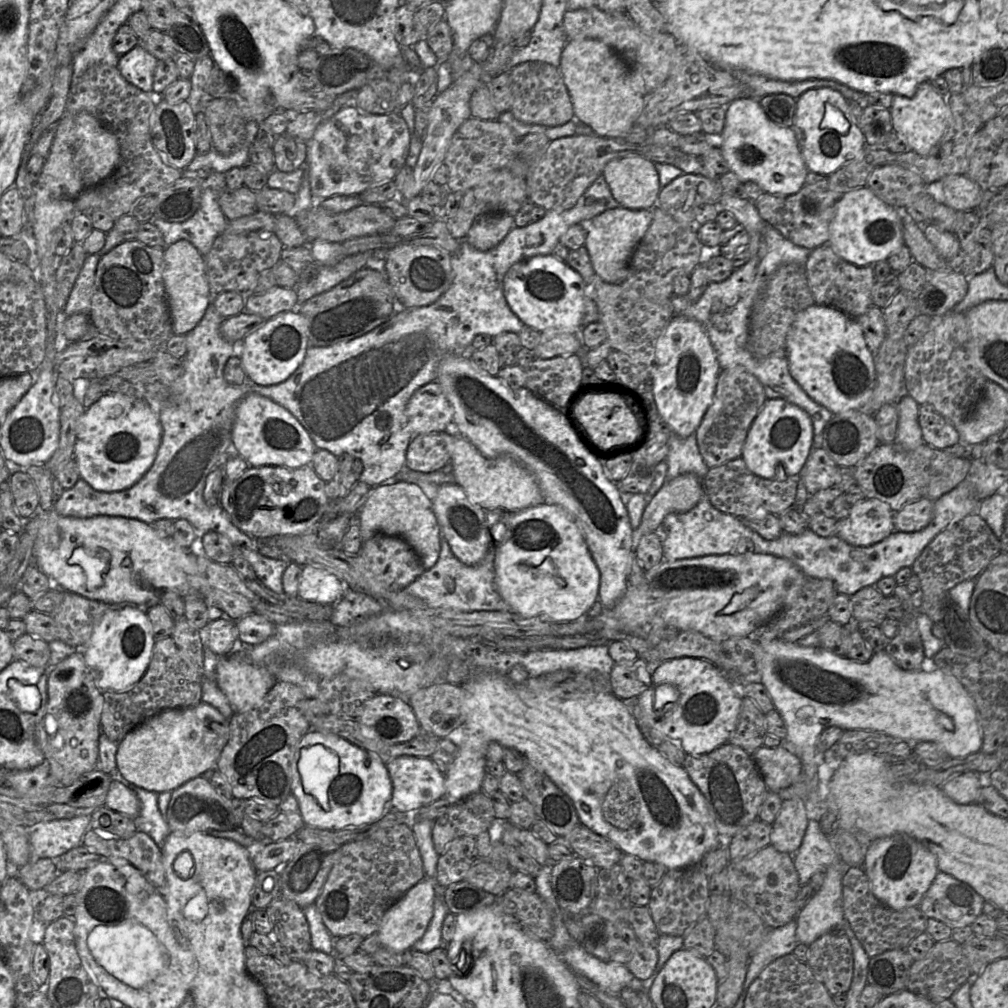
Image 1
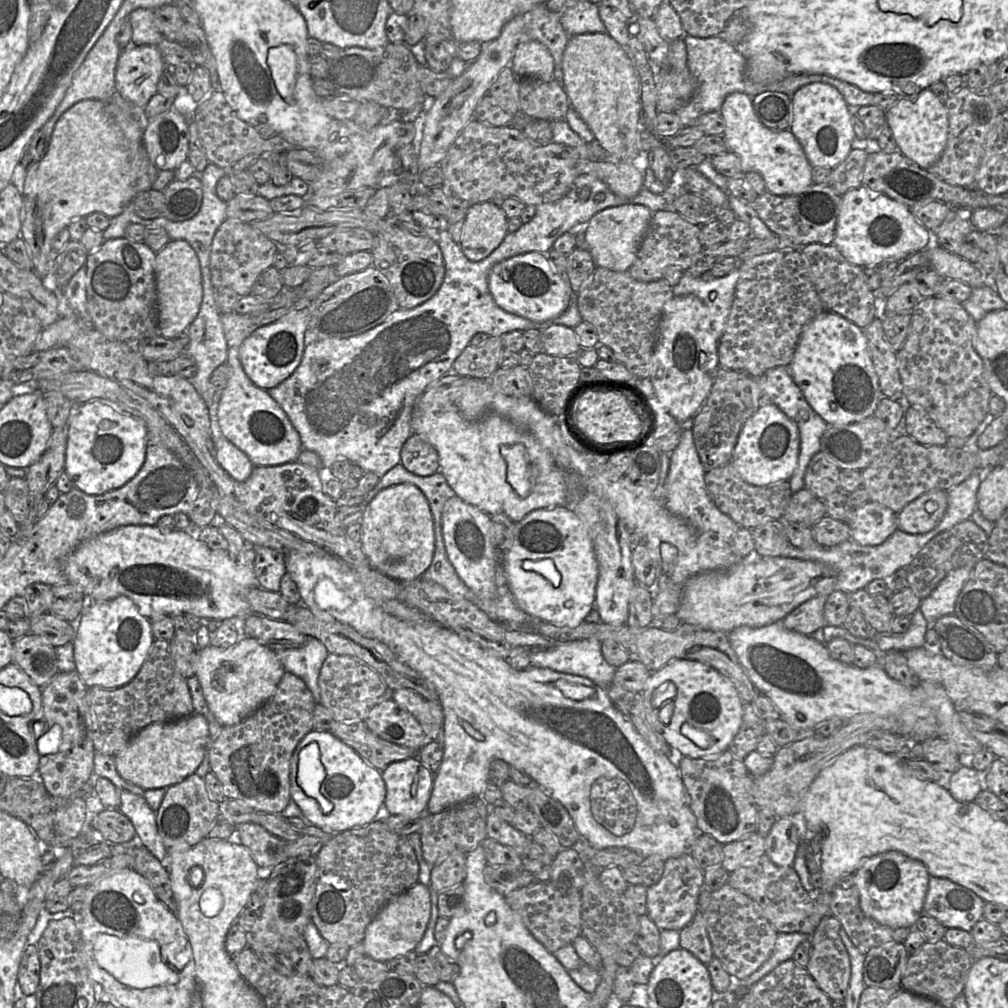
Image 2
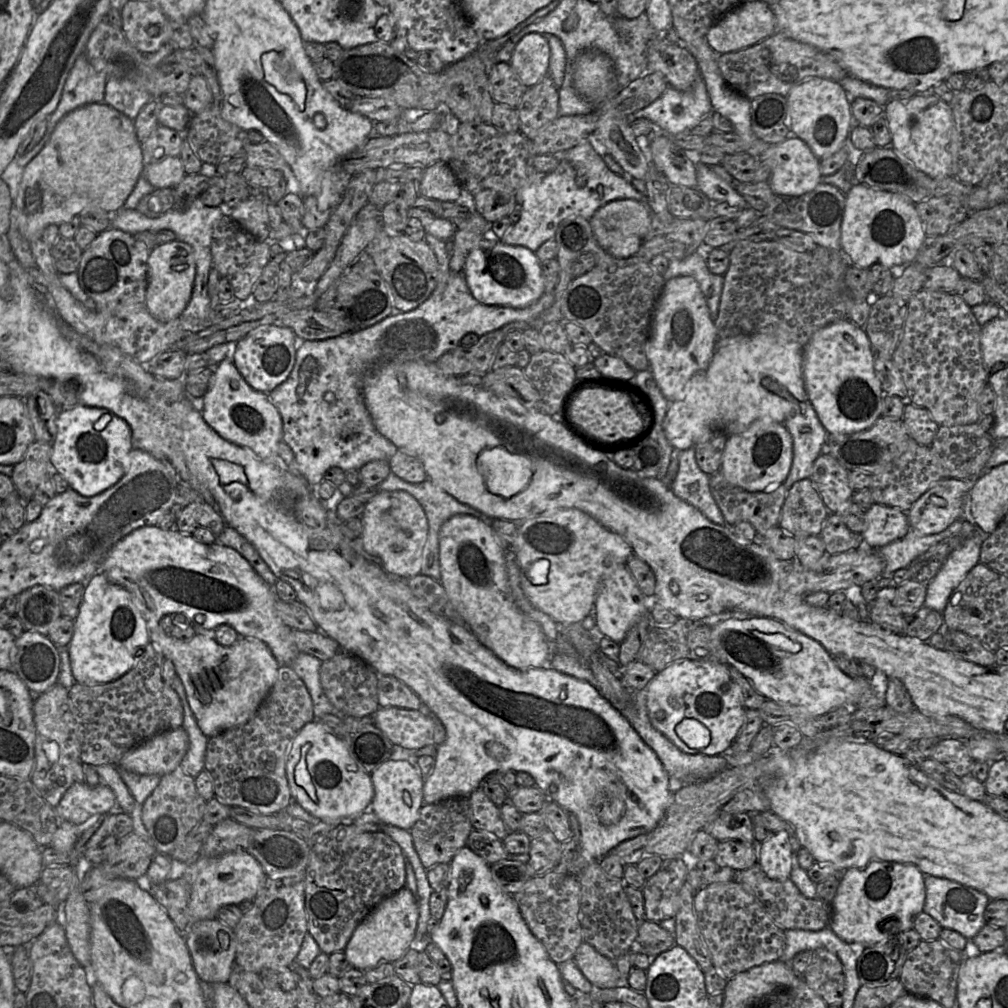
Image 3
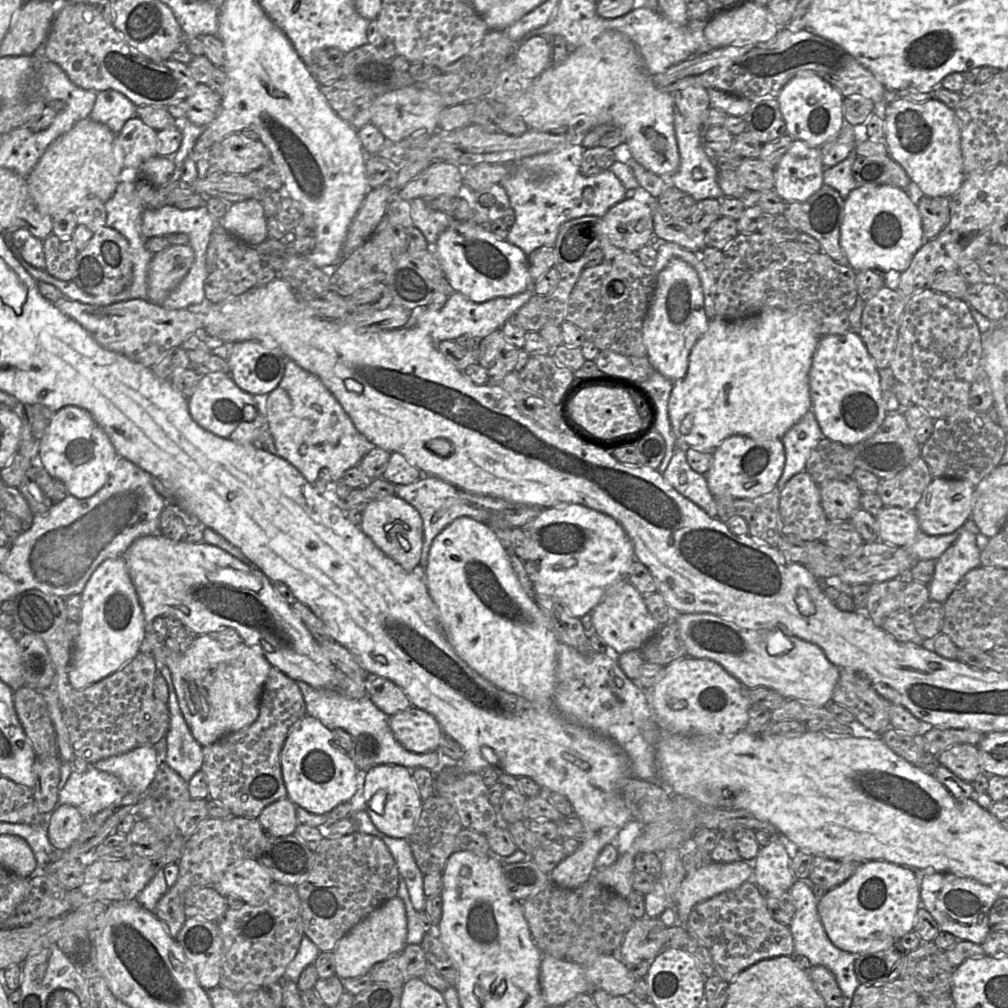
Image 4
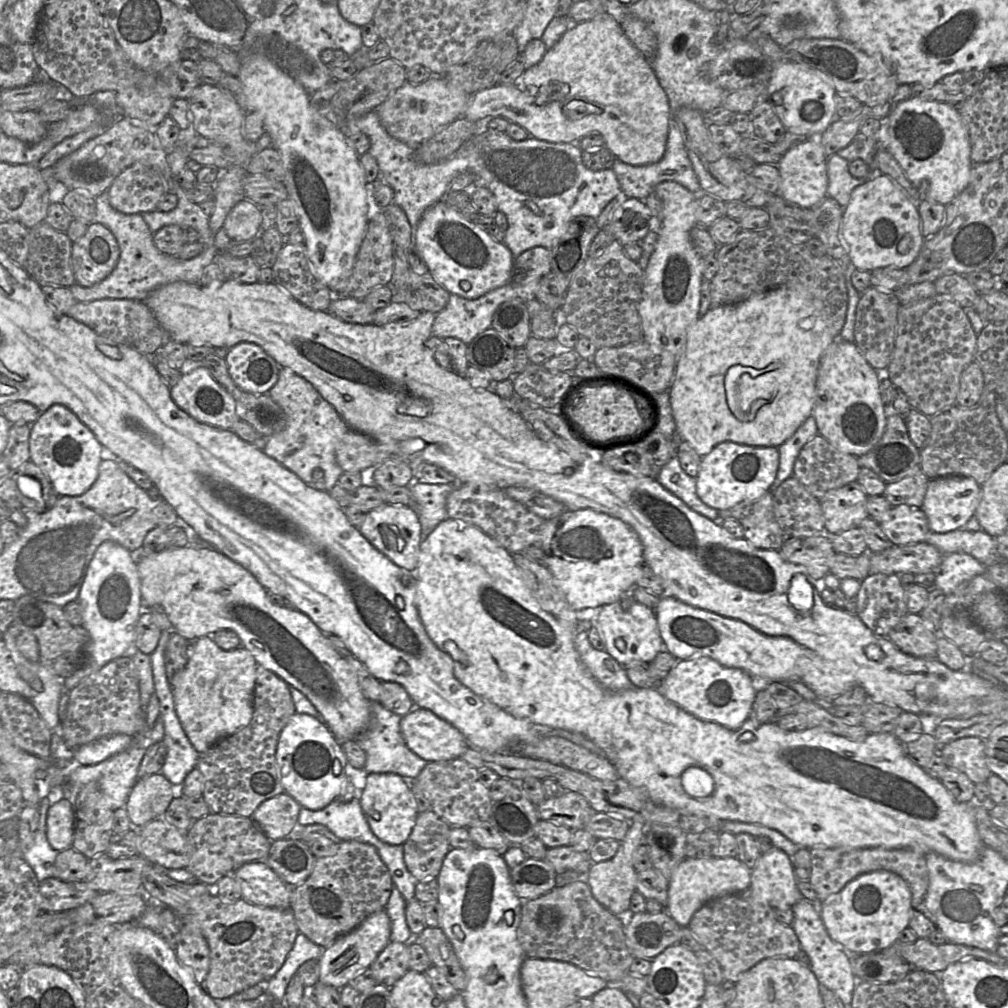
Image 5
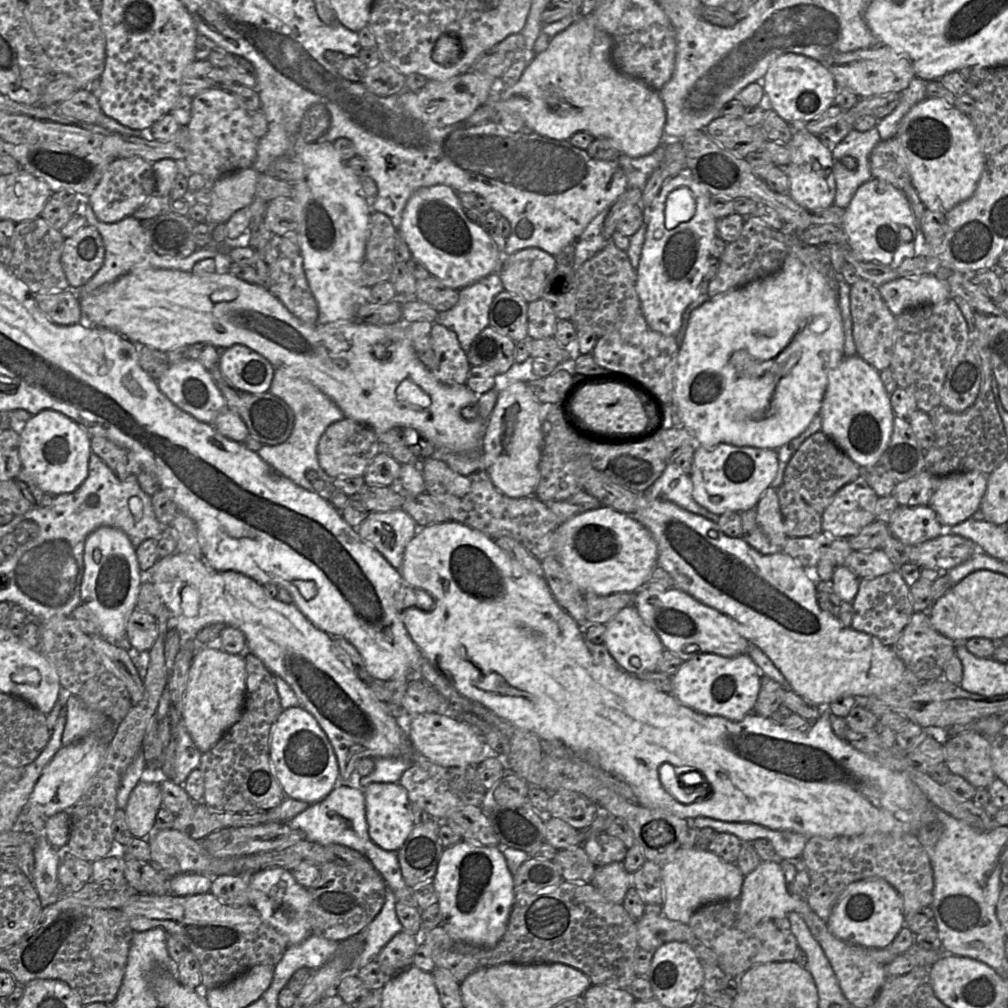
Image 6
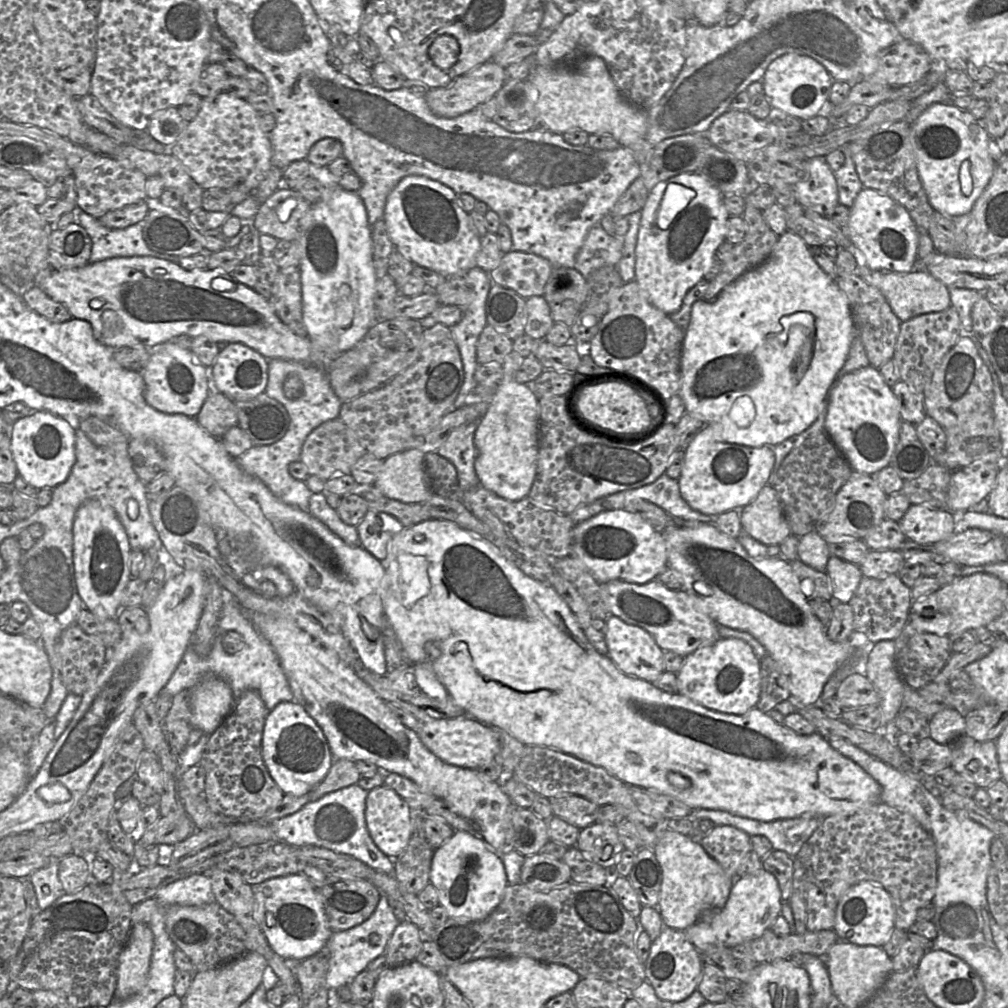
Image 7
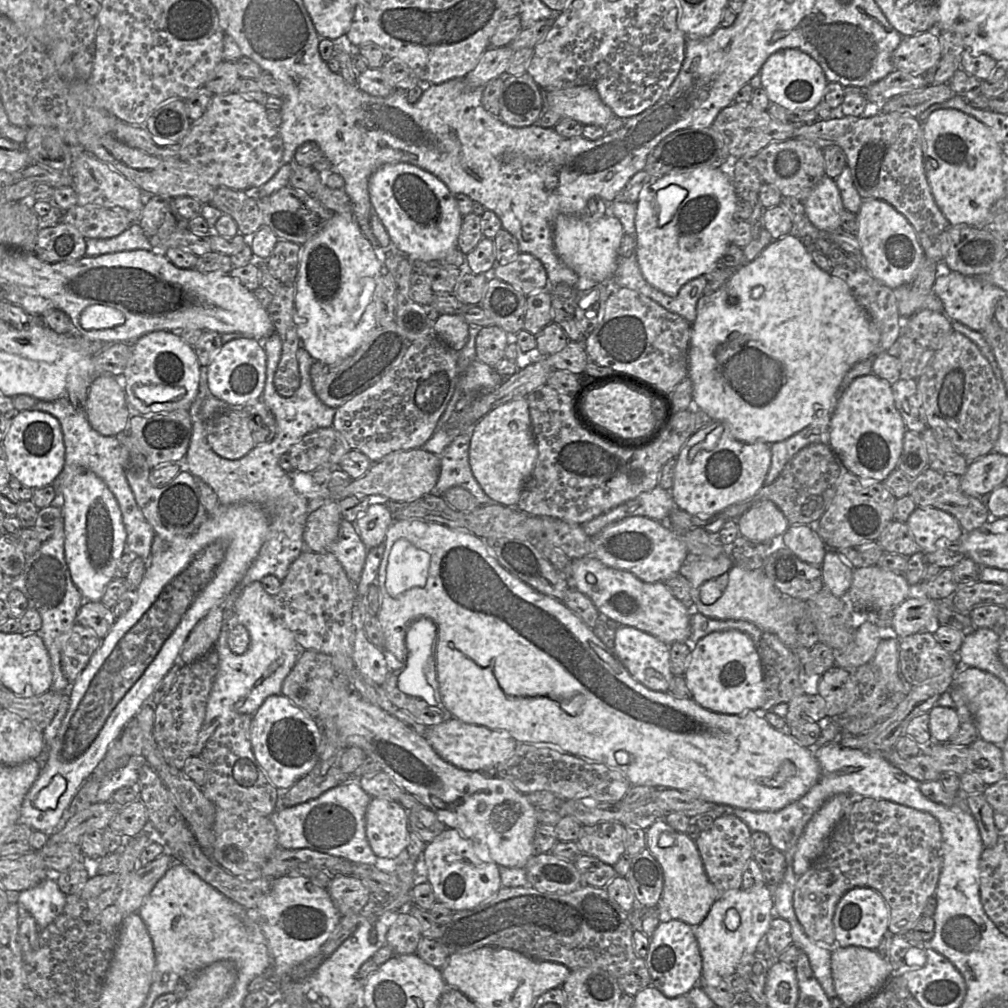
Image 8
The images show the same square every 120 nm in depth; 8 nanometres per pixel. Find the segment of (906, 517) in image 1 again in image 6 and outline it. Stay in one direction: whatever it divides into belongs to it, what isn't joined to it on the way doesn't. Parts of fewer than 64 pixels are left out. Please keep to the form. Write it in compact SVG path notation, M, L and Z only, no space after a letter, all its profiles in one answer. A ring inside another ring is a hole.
M968 471L937 479L929 506L945 528L969 519L980 509L988 475L981 471Z

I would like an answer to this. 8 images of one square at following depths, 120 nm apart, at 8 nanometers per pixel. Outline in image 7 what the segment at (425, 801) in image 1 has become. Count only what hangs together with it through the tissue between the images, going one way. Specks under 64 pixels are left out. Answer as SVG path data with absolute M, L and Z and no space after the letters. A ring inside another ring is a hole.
M380 785L368 791L365 822L374 844L389 858L397 858L411 837L411 808L393 789Z

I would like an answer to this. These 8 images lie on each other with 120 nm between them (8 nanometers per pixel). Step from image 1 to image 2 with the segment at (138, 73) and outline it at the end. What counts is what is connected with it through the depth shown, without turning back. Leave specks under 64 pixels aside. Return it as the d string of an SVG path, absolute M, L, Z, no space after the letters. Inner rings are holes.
M131 45L121 51L116 64L116 92L144 108L157 93L158 80L166 68L156 46Z

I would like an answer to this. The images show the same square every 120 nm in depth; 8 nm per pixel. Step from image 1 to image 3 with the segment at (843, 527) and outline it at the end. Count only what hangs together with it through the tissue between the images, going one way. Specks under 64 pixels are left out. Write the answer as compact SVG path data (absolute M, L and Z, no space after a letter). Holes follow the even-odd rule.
M874 503L864 516L865 529L860 534L868 547L881 548L911 529L906 512L895 507Z

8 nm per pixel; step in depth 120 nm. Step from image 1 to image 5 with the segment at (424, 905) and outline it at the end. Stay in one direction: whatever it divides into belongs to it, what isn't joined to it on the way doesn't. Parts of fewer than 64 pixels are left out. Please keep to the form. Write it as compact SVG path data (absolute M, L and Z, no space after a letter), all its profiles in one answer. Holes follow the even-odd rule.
M383 909L367 917L351 932L340 936L330 946L324 948L319 958L319 982L341 989L360 972L369 968L379 953L391 942L391 922Z

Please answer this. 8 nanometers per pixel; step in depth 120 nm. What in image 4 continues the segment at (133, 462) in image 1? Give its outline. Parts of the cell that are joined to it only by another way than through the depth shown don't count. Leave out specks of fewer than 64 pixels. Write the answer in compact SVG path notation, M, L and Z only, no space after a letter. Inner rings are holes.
M67 405L55 412L49 420L40 444L38 463L50 476L62 481L68 493L83 499L94 495L108 480L113 471L117 452L105 431L91 414L77 406Z

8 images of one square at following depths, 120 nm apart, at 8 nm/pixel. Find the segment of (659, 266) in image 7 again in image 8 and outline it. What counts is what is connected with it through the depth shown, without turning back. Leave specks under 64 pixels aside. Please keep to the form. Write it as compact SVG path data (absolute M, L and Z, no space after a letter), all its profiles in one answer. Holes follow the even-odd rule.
M697 167L668 173L654 179L644 187L635 203L636 258L644 279L664 294L676 296L685 283L707 273L720 261L727 246L731 244L736 199L737 195L730 177L721 169L713 167ZM669 185L684 188L687 195L676 209L672 219L667 224L660 226L658 224L656 194Z

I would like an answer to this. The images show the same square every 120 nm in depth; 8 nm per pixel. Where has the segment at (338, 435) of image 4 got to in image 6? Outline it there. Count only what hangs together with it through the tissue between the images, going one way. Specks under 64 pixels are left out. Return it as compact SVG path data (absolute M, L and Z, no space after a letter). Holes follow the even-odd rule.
M275 369L268 392L281 398L290 407L294 416L294 424L290 436L284 442L277 445L263 445L257 451L260 458L303 489L312 490L312 483L305 477L306 471L316 471L319 479L324 481L327 492L336 490L333 485L335 478L328 476L319 465L317 445L329 425L345 418L343 412L312 383L288 374L285 369Z

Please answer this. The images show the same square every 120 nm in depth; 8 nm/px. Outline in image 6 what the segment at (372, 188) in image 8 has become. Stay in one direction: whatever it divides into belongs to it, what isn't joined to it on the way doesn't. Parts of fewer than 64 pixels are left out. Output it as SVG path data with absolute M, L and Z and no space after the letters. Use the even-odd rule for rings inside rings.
M447 185L415 191L402 212L397 233L406 242L412 257L418 259L431 276L458 291L498 272L503 258L487 231L467 218L458 193Z

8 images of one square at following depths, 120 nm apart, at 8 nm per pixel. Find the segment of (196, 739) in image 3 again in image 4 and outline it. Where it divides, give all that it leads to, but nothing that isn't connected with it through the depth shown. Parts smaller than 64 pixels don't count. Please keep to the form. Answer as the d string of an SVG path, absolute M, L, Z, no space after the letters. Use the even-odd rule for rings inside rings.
M164 664L159 672L165 678L169 689L167 705L170 726L166 734L165 761L188 783L202 767L203 747L194 738L184 719L169 668Z

